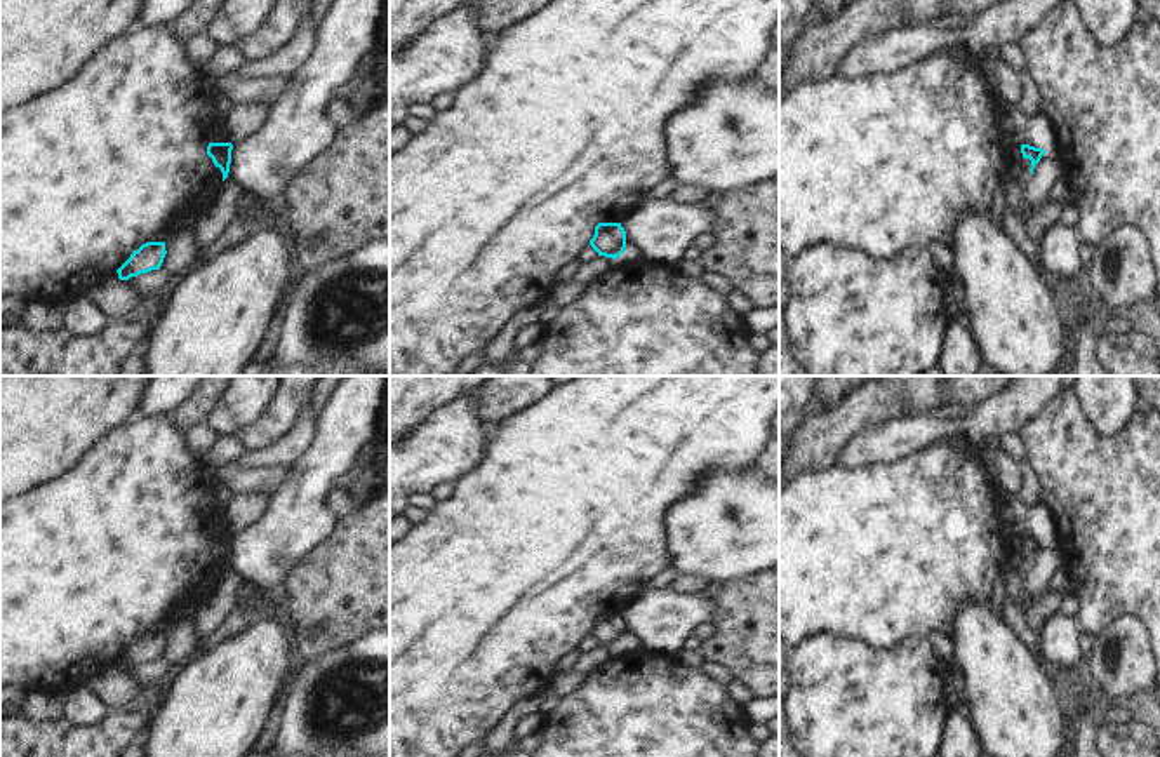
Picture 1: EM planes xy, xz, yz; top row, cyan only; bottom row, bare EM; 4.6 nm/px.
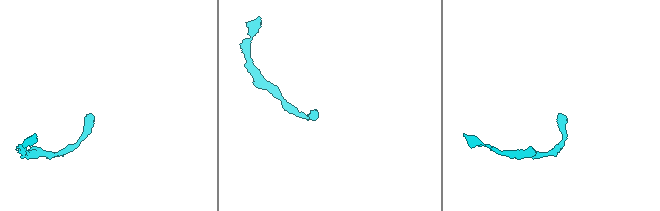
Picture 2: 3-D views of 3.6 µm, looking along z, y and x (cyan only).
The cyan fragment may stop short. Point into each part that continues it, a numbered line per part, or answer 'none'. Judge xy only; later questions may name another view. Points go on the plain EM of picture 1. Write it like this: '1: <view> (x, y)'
none.

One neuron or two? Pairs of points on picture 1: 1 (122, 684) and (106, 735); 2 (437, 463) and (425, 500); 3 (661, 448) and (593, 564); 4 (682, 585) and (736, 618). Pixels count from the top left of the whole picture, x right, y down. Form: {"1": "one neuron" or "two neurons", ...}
{"1": "two neurons", "2": "two neurons", "3": "one neuron", "4": "two neurons"}

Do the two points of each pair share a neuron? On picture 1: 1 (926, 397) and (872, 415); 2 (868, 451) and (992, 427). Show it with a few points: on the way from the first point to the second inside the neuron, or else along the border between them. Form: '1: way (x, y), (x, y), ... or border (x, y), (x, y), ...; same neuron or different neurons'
1: way (912, 397), (889, 397), (886, 401); same neuron
2: way (900, 437), (922, 430), (960, 428); same neuron

